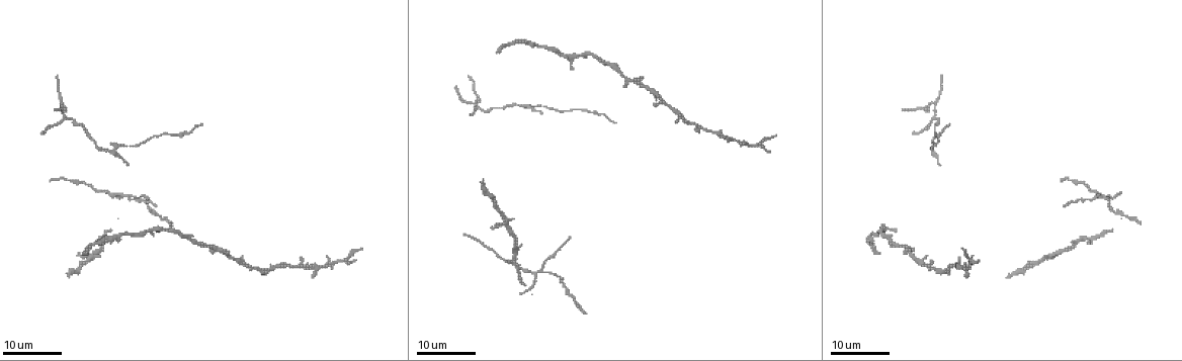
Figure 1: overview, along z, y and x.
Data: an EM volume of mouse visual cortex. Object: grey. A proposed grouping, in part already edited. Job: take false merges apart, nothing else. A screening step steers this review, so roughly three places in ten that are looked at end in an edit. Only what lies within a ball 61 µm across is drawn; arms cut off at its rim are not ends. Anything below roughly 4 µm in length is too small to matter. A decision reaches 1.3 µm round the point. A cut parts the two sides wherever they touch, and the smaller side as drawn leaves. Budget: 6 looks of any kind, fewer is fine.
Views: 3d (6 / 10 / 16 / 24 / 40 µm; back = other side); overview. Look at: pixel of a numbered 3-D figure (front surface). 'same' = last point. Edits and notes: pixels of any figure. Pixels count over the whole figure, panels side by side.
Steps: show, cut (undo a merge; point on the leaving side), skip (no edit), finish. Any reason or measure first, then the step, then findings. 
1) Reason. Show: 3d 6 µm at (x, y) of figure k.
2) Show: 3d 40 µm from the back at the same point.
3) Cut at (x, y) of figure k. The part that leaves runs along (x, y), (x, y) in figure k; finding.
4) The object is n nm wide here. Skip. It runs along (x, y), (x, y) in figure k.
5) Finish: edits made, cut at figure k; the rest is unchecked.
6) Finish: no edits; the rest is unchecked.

Branch point. Show: 3d 24 µm at (155, 231) of figure 1.

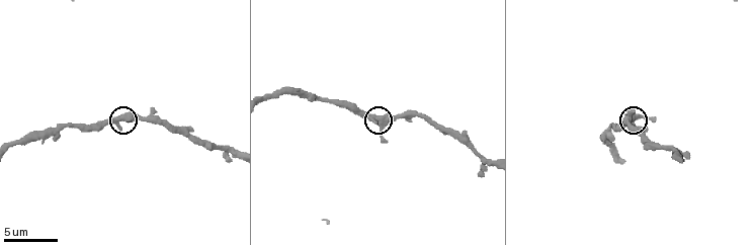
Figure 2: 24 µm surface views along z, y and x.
Zoom in. Show: 3d 6 µm at (380, 116) of figure 2.

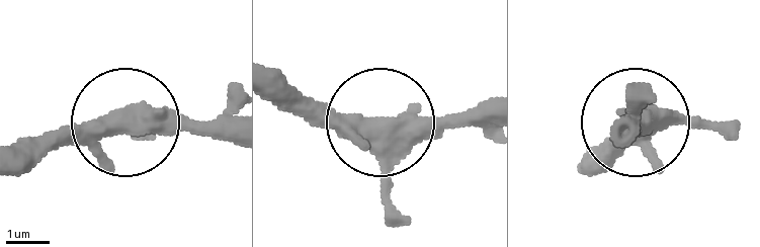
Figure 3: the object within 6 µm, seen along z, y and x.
3 arms meet here. Skip. It runs along (702, 131), (630, 119) in figure 3; continuous, no second neuron.

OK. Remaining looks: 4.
Three-way junction. Show: 3d 24 µm at (525, 104) of figure 1.

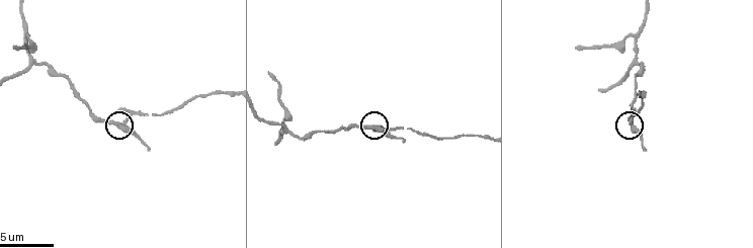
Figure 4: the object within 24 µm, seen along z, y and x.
Show: 3d 10 µm at (374, 129) of figure 4.

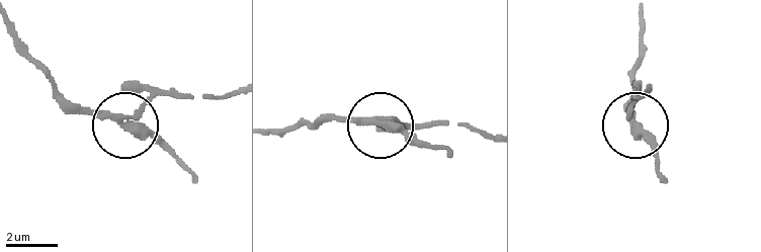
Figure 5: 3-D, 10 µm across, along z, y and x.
The side arm is 18 µm long. Cut at (164, 94) of figure 5. The part that leaves runs along (135, 115), (165, 95), (231, 95) in figure 5; two neurons meet here.

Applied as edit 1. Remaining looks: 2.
Finish: edits made, cut at figure 5; the rest is unchecked.

